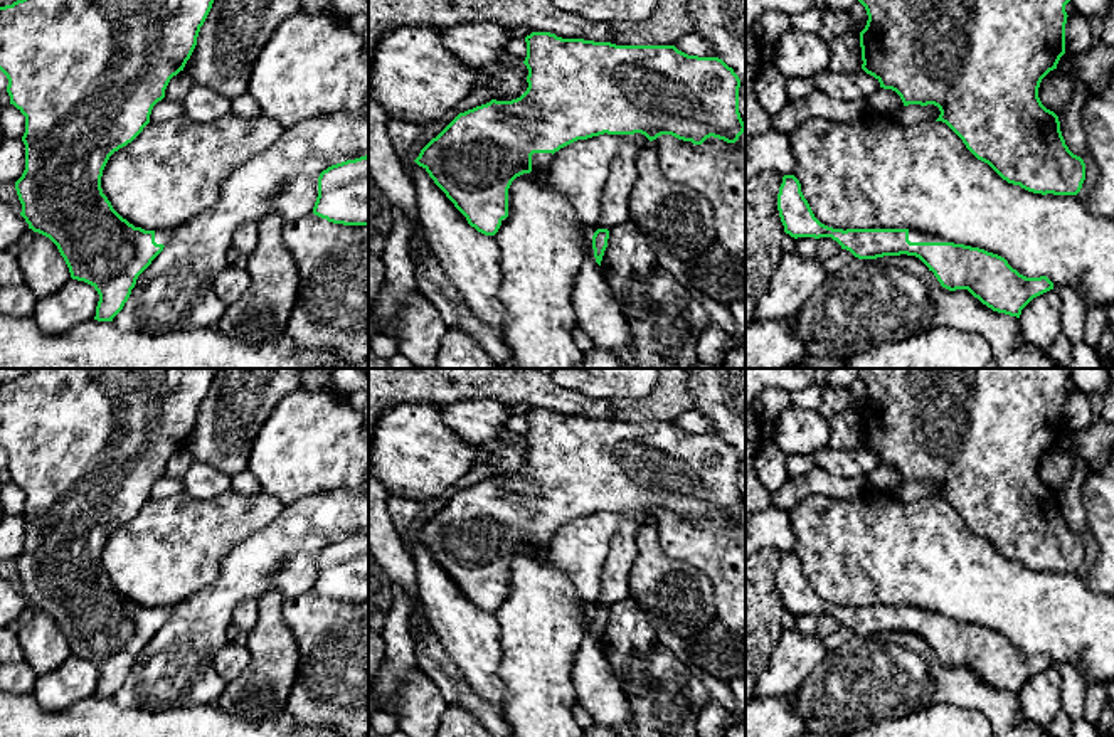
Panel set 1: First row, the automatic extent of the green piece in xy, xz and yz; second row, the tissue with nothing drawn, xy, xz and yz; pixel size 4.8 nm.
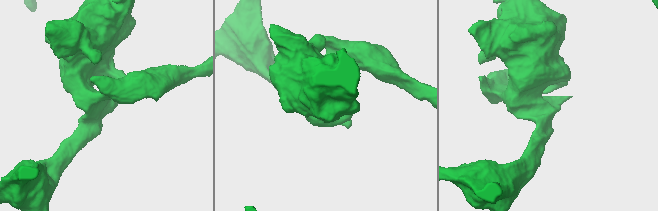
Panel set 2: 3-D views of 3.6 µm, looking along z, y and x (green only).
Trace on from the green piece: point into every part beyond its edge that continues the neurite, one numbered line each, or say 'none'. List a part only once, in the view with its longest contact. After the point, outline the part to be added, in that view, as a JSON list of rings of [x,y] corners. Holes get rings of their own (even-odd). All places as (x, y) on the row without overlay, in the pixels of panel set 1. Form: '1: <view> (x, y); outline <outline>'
1: yz (914, 613); outline [[[909,606],[909,618],[910,619],[949,619],[946,616],[936,614],[932,611],[917,609]]]

